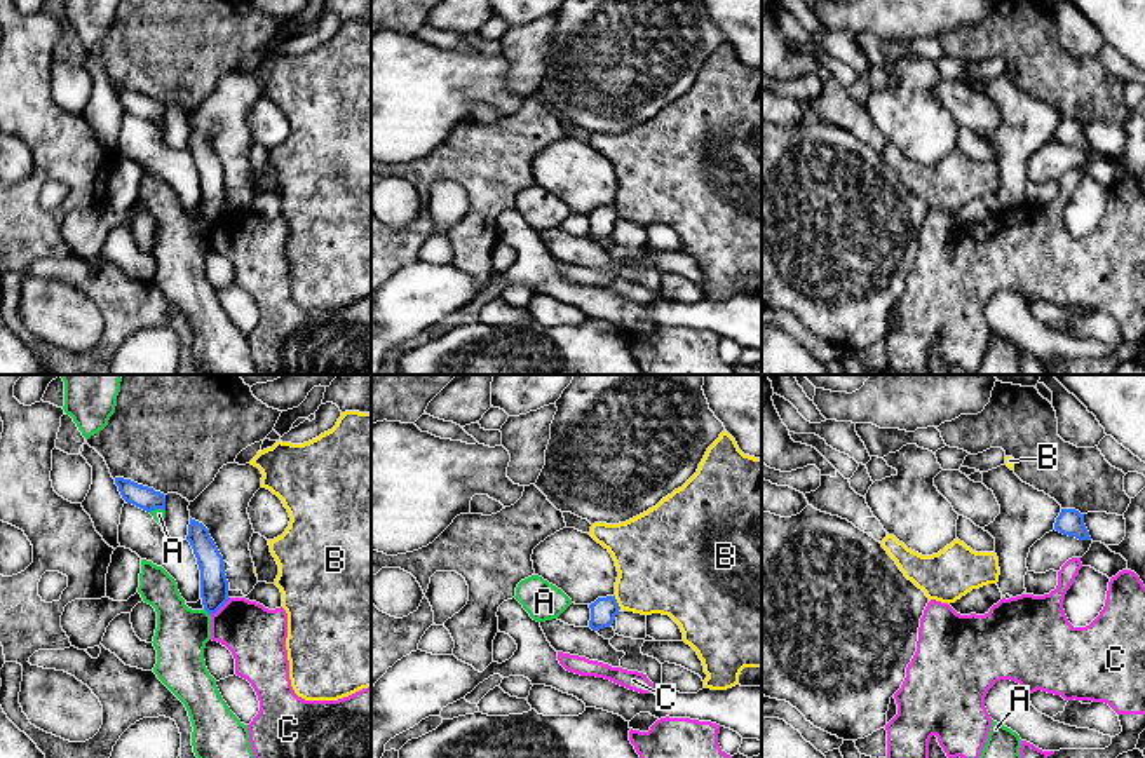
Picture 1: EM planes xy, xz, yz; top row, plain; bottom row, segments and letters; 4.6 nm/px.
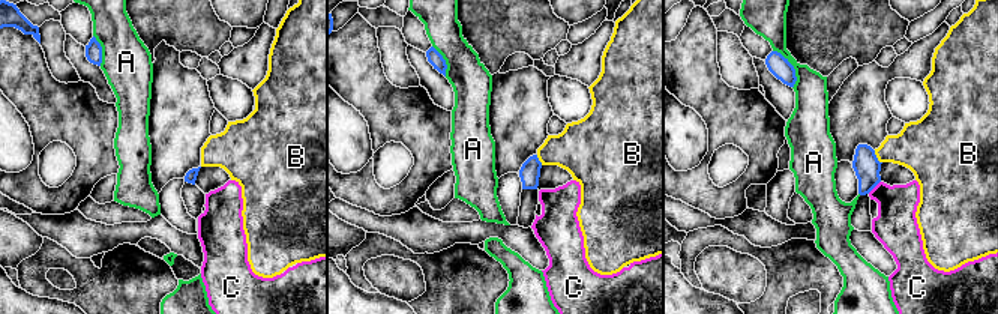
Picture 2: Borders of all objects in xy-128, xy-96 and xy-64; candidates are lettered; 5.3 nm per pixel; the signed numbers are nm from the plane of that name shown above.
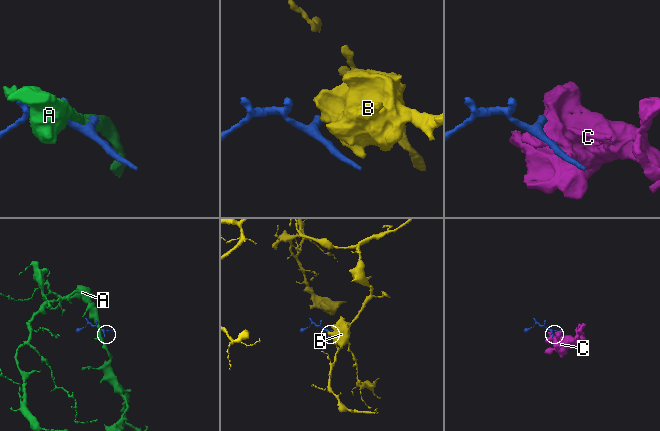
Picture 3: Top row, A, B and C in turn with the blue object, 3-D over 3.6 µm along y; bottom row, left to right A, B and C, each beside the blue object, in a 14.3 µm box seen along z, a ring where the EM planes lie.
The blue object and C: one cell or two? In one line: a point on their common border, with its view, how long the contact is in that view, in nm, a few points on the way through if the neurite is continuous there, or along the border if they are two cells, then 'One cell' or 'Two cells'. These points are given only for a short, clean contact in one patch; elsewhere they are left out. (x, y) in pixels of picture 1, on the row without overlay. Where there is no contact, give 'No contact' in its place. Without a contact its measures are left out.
Touches blue at xy (220, 216). Shared border 130 nm. Boundary: xy (230, 208), (211, 225). Two cells

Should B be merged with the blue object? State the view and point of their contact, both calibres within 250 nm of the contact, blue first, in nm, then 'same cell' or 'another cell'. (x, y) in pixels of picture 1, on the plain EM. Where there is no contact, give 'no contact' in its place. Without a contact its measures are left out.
contact xz (617, 213); calibres 120 and 380 nm; another cell

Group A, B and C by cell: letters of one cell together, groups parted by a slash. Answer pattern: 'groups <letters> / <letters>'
groups A / B / C

